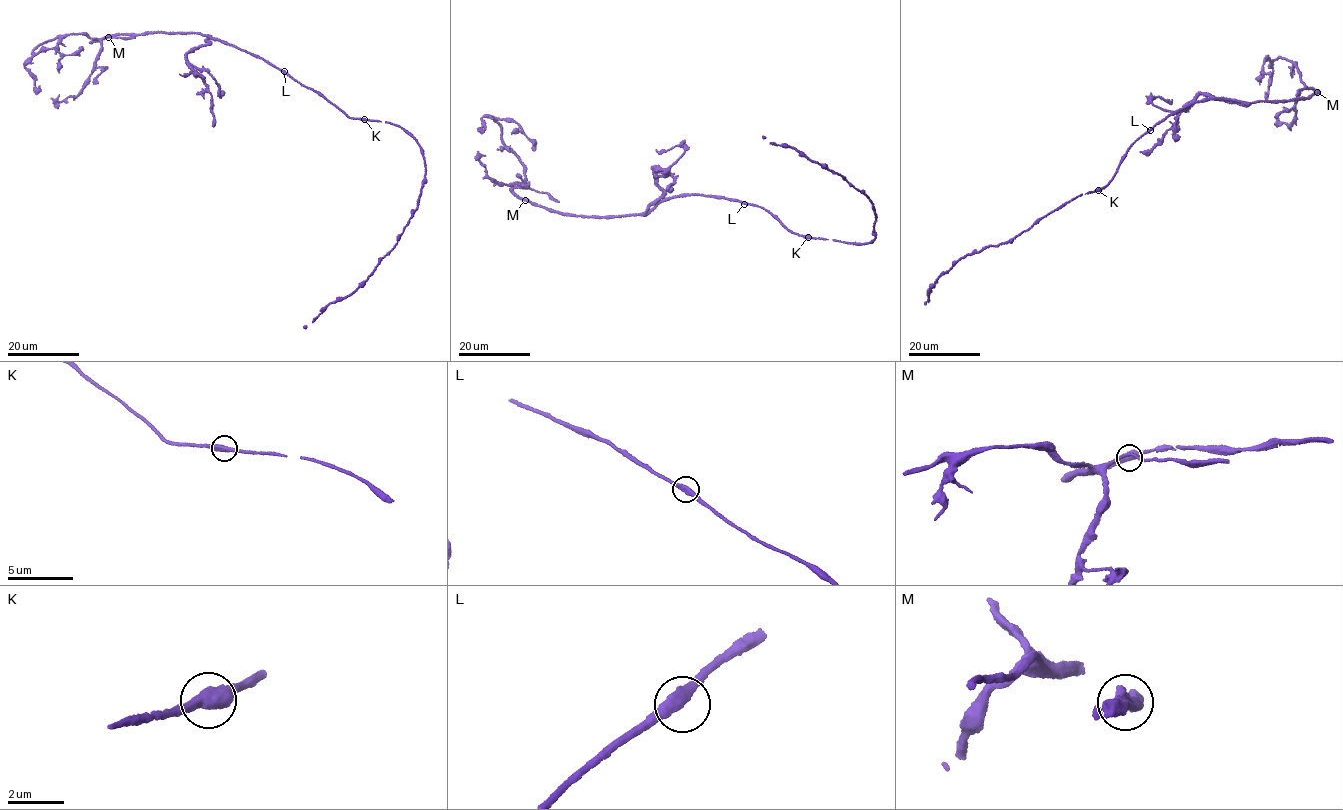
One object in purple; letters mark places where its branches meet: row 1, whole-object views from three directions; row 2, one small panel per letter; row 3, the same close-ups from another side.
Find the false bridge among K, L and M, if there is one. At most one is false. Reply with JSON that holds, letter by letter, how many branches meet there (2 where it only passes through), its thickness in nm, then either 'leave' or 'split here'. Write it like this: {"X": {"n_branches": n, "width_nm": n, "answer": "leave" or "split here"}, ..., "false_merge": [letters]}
{"K": {"n_branches": 2, "width_nm": 480, "answer": "leave"}, "L": {"n_branches": 2, "width_nm": 400, "answer": "leave"}, "M": {"n_branches": 2, "width_nm": 420, "answer": "leave"}, "false_merge": []}

